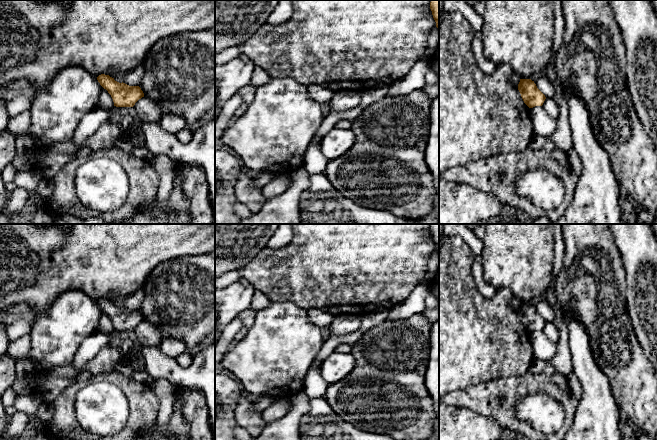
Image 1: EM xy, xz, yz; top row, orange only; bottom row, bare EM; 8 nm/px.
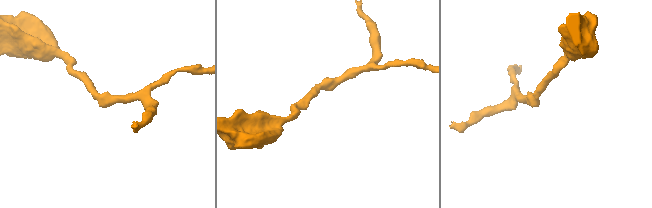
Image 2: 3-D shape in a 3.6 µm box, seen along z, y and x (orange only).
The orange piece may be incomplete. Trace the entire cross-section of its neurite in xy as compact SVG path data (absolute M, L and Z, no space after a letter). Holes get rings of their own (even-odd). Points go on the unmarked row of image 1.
M101 298L97 301L97 304L111 319L116 331L133 331L139 323L144 321L144 317L139 310L119 307L109 299Z

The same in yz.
M520 303L518 314L524 327L529 331L542 330L546 321L531 303Z

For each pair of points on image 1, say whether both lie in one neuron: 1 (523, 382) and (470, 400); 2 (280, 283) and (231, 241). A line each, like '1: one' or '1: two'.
1: one
2: two

